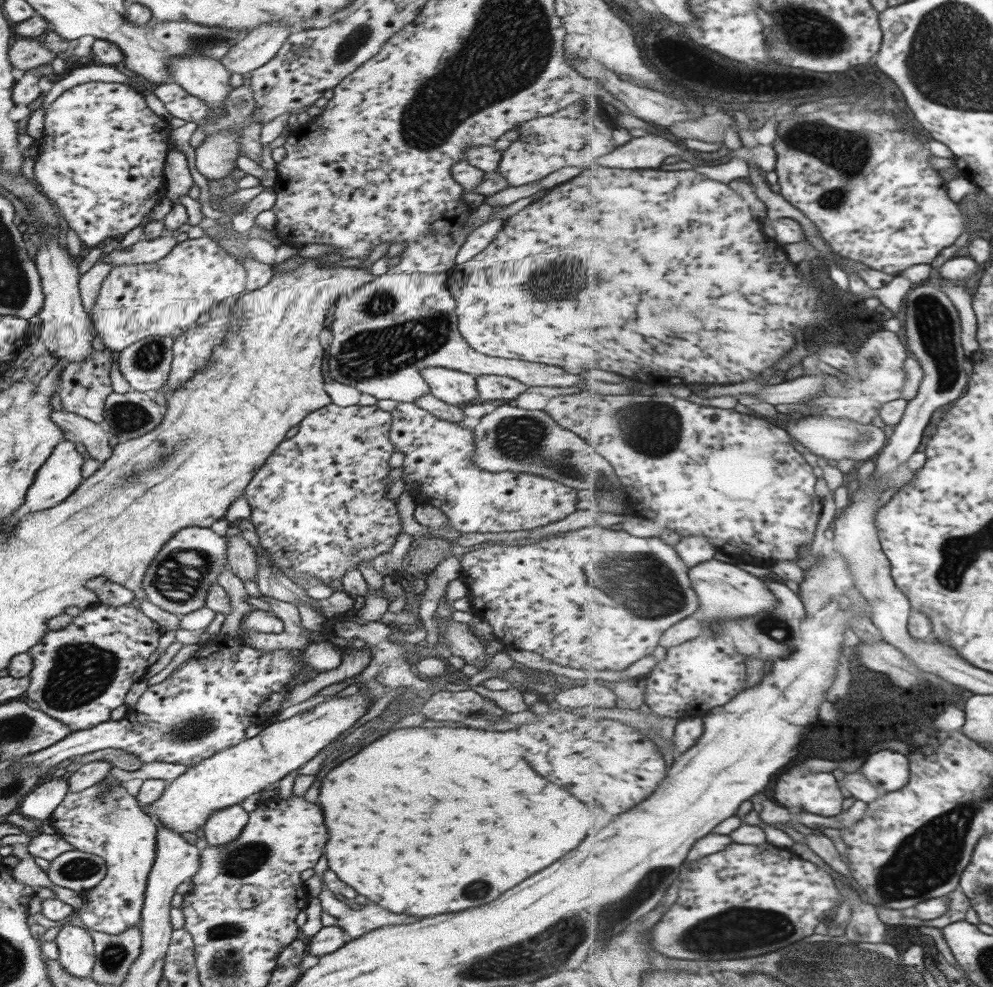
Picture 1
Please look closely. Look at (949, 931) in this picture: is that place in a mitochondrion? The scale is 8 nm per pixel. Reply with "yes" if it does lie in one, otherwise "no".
no

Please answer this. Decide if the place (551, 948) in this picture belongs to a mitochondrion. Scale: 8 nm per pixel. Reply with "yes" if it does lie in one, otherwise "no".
yes

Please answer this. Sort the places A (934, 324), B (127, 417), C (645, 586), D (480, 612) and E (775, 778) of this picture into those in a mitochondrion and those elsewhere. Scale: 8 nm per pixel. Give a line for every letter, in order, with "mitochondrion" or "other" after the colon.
A: mitochondrion
B: mitochondrion
C: mitochondrion
D: other
E: other

